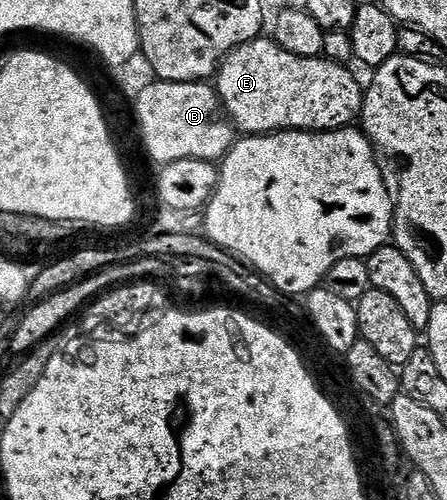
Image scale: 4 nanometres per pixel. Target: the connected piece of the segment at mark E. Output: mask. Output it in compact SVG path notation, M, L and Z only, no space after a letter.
M260 37L242 43L223 60L217 72L217 90L232 124L247 135L270 135L276 131L338 131L352 126L363 114L365 87L355 80L349 68L342 63L332 63L326 57L310 59L295 55L274 38Z

